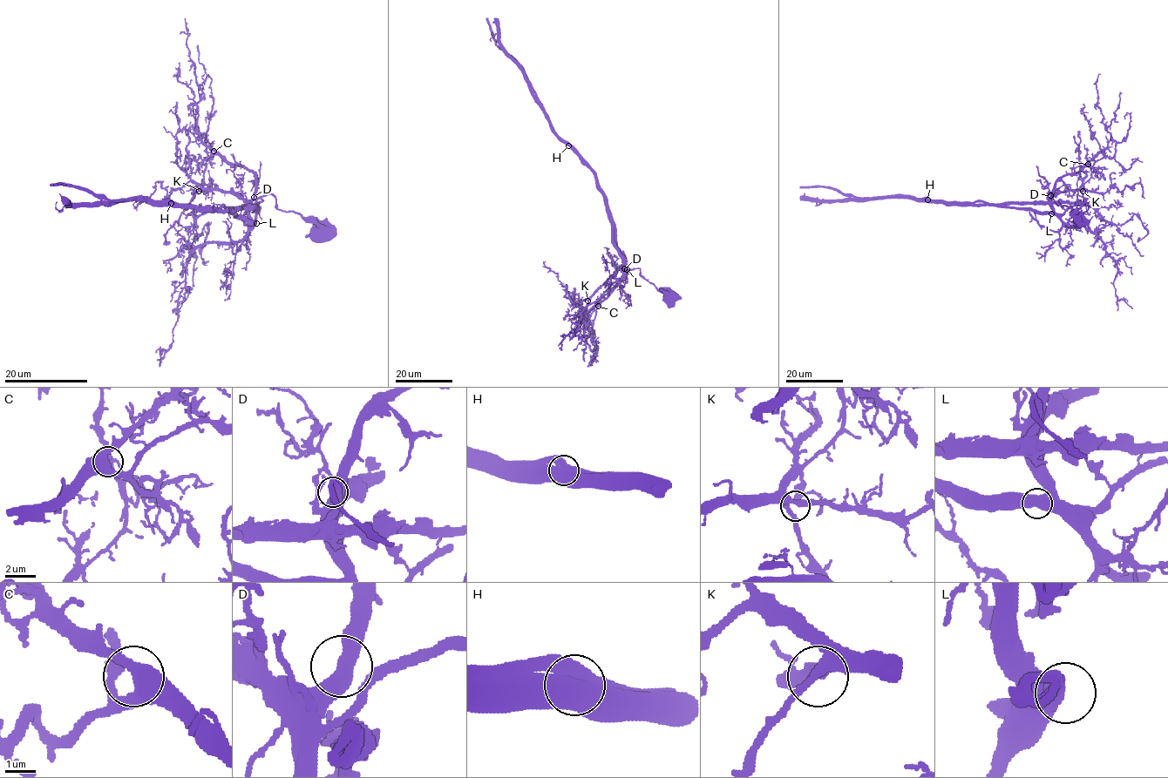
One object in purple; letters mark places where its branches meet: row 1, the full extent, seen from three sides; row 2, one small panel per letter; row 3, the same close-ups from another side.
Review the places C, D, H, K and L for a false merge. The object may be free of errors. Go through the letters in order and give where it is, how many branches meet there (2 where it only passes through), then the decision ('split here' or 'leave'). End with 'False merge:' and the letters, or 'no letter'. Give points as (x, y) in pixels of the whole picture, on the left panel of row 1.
C: place (213, 151); branches 3; leave
D: place (254, 197); branches 2; leave
H: place (171, 203); branches 2; split here
K: place (199, 191); branches 3; leave
L: place (256, 223); branches 2; leave
False merge: H

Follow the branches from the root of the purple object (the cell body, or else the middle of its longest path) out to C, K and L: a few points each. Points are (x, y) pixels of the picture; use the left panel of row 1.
C: (318, 233), (314, 218), (281, 210), (272, 194), (256, 198), (255, 176), (245, 167), (227, 165), (213, 151)
K: (318, 233), (314, 218), (281, 210), (272, 194), (241, 199), (216, 190), (199, 191)
L: (318, 233), (314, 218), (281, 210), (272, 194), (261, 196), (250, 207), (249, 217), (256, 223)

